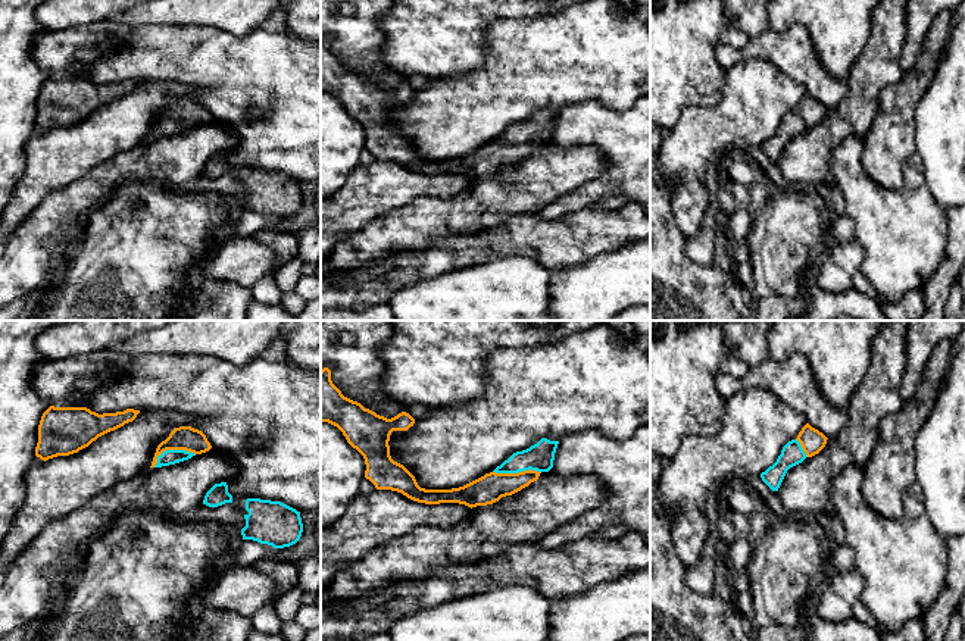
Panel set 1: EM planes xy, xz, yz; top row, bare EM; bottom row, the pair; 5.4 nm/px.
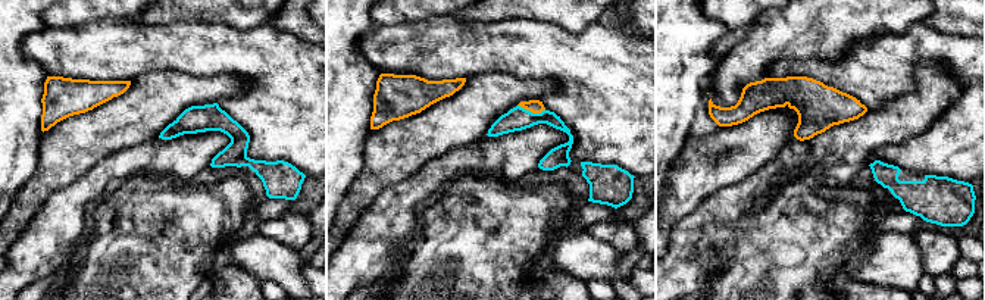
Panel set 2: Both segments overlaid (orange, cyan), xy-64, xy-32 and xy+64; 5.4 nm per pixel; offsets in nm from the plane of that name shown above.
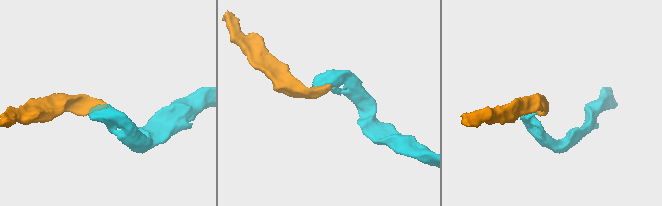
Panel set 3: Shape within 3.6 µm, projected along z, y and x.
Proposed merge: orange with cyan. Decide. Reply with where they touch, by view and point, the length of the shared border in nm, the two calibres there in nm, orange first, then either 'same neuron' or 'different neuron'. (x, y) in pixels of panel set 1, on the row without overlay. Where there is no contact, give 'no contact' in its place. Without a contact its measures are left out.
xy (171, 119) | 240 nm | 130/80 nm | same neuron

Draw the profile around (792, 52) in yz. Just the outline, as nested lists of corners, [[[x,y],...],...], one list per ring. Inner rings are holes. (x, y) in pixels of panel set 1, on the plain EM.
[[[800,24],[781,32],[768,28],[749,38],[741,49],[727,44],[719,44],[716,49],[716,60],[724,71],[749,59],[771,62],[787,76],[803,84],[808,94],[827,109],[837,106],[847,94],[846,81],[840,81],[825,71],[808,29]]]

